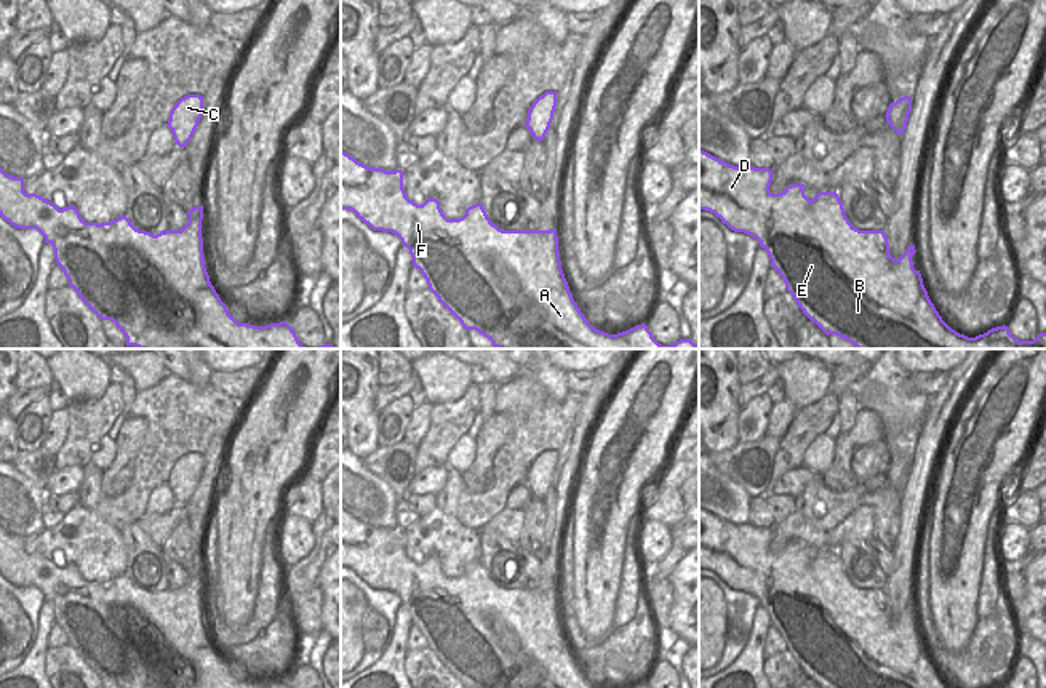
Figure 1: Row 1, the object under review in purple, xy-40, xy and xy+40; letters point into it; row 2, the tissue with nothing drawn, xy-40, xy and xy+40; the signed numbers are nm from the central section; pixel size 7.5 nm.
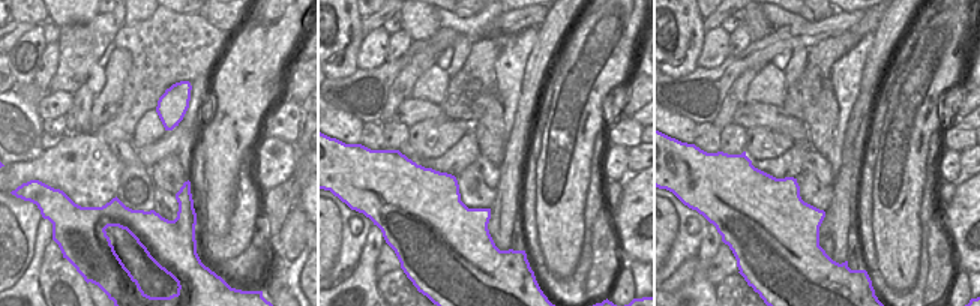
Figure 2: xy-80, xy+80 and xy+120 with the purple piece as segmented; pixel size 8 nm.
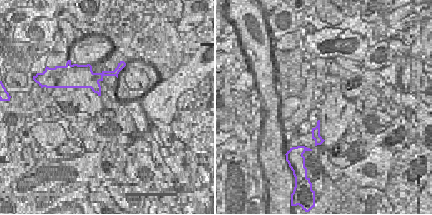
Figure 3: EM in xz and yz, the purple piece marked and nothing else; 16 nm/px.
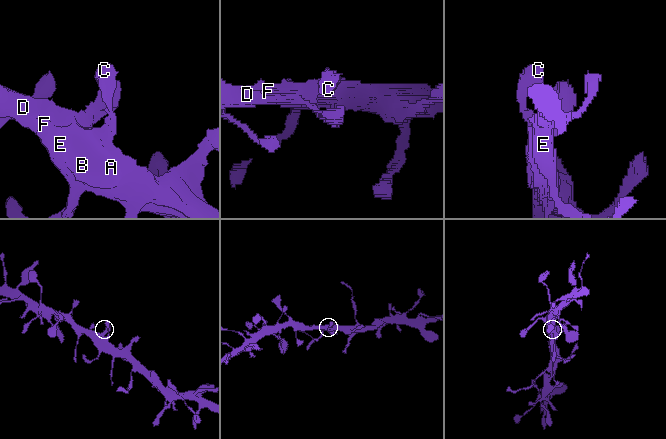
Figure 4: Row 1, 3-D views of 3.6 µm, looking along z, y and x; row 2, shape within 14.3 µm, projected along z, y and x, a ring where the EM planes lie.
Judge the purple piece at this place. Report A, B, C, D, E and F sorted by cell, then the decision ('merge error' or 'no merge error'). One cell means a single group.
A B C D E F | no merge error

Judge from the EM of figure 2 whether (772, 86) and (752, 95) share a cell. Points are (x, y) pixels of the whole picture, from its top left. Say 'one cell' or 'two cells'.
one cell

